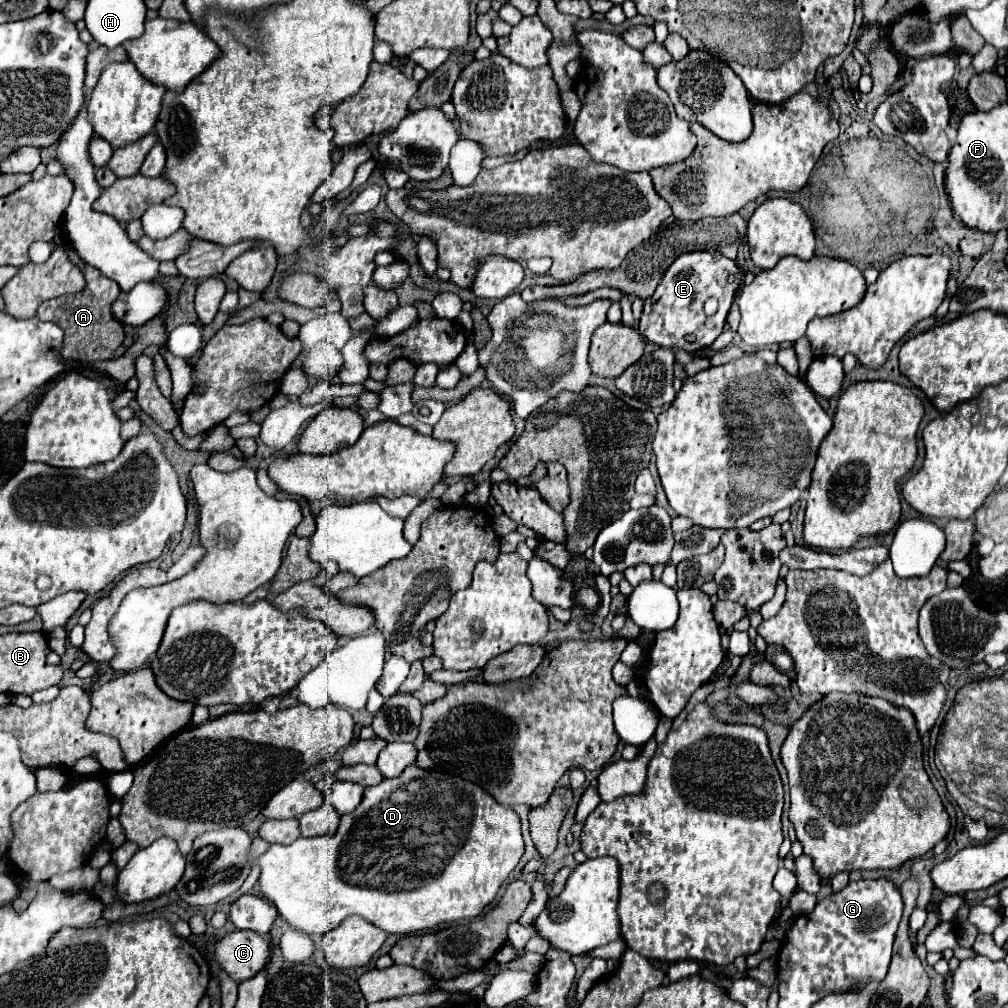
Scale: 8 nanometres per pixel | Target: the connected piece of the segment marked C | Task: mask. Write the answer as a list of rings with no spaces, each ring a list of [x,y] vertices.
[[[234,930],[222,936],[214,946],[216,964],[236,982],[256,976],[270,958],[266,938],[250,930]]]

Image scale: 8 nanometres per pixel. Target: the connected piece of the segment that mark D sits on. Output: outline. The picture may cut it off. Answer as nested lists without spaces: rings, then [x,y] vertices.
[[[410,764],[400,776],[396,778],[384,778],[380,784],[366,788],[364,798],[360,802],[360,808],[356,812],[342,816],[338,832],[334,836],[316,836],[316,838],[304,838],[300,836],[288,846],[282,844],[272,844],[264,856],[260,856],[258,864],[262,868],[262,874],[258,878],[262,896],[272,902],[278,910],[278,914],[290,922],[296,930],[306,932],[306,934],[326,934],[332,928],[336,928],[346,916],[358,914],[364,920],[372,922],[374,926],[382,928],[388,934],[416,934],[422,930],[432,930],[442,922],[452,922],[452,920],[468,920],[476,918],[498,894],[498,888],[502,882],[508,878],[508,874],[518,866],[520,858],[524,854],[524,840],[520,832],[520,818],[512,810],[512,806],[502,806],[498,804],[484,788],[478,784],[470,784],[468,780],[462,780],[458,776],[448,776],[448,774],[436,774],[436,770],[424,770],[416,764]]]

